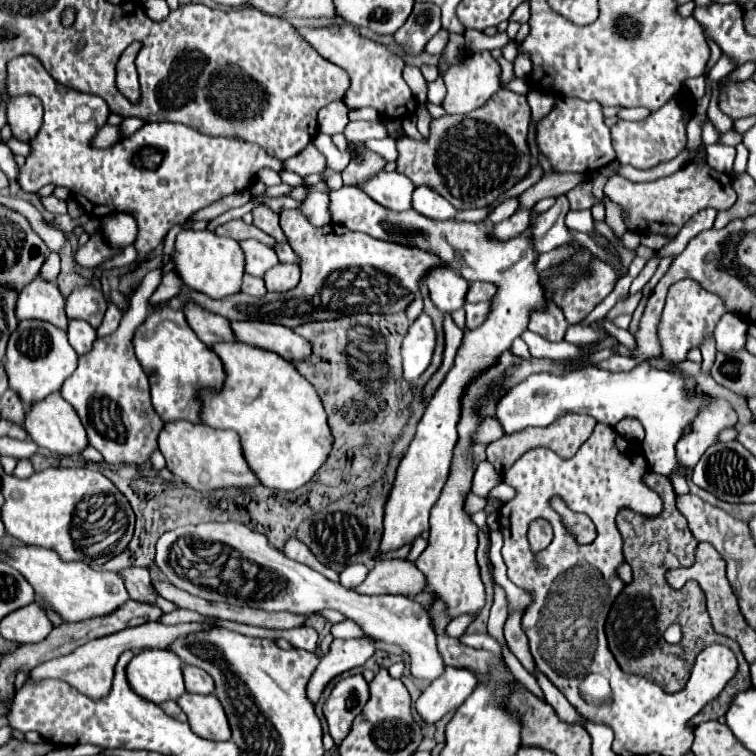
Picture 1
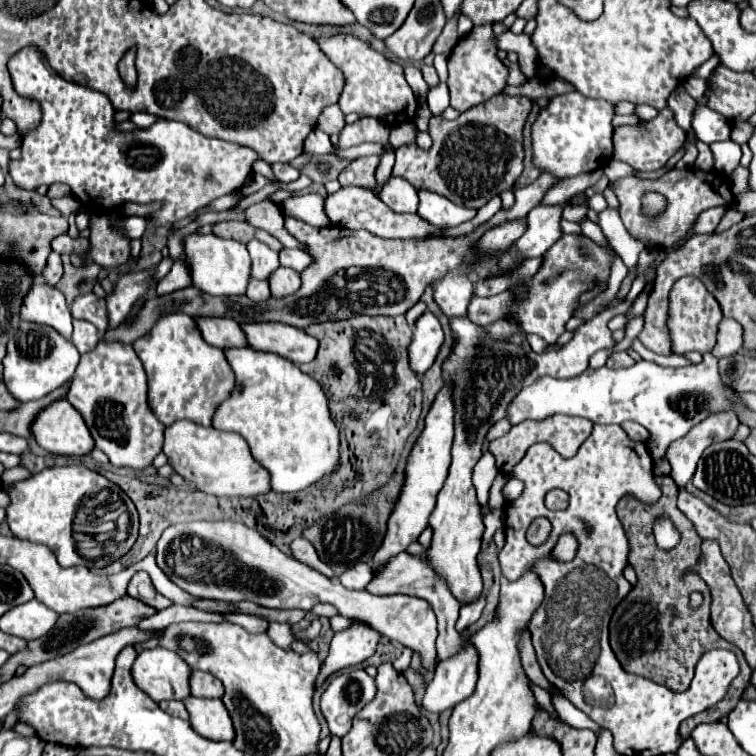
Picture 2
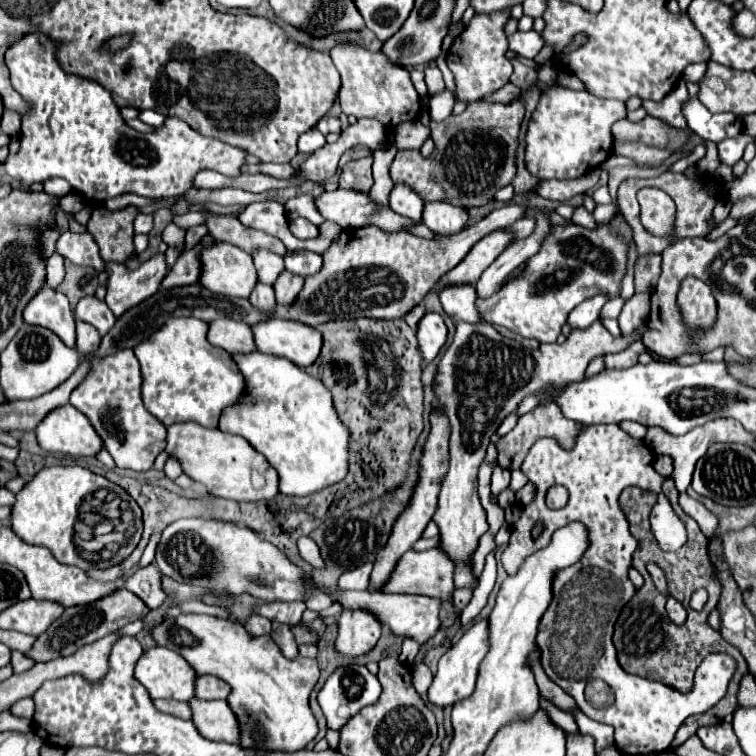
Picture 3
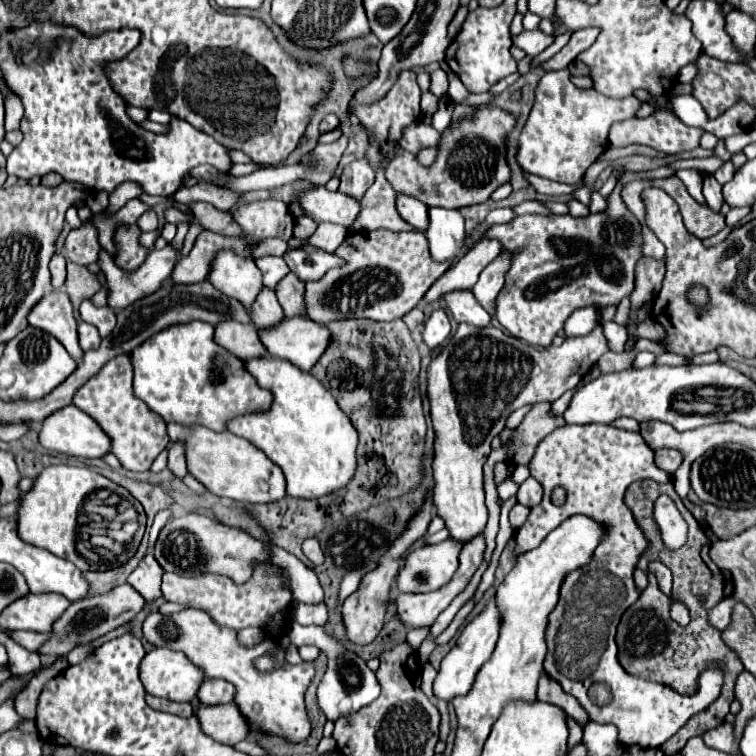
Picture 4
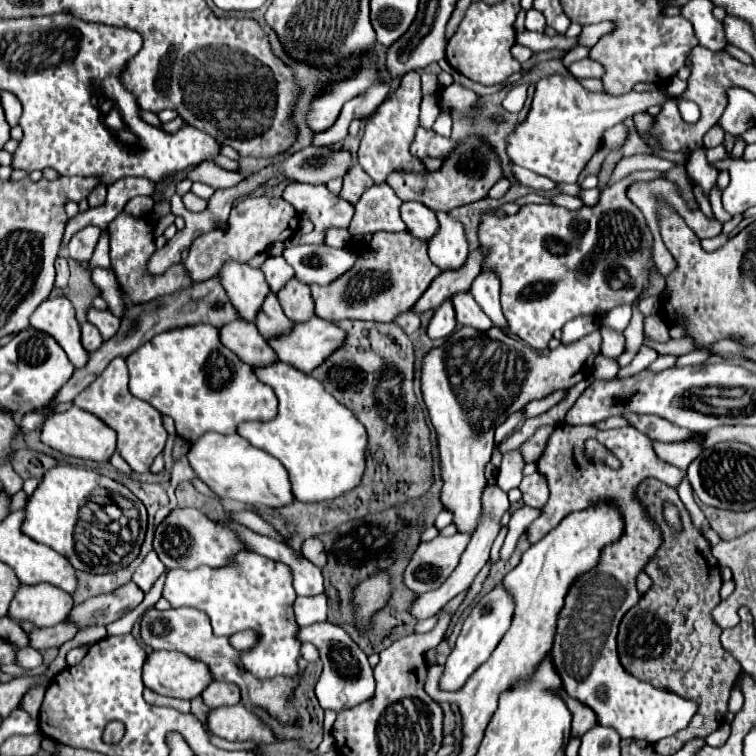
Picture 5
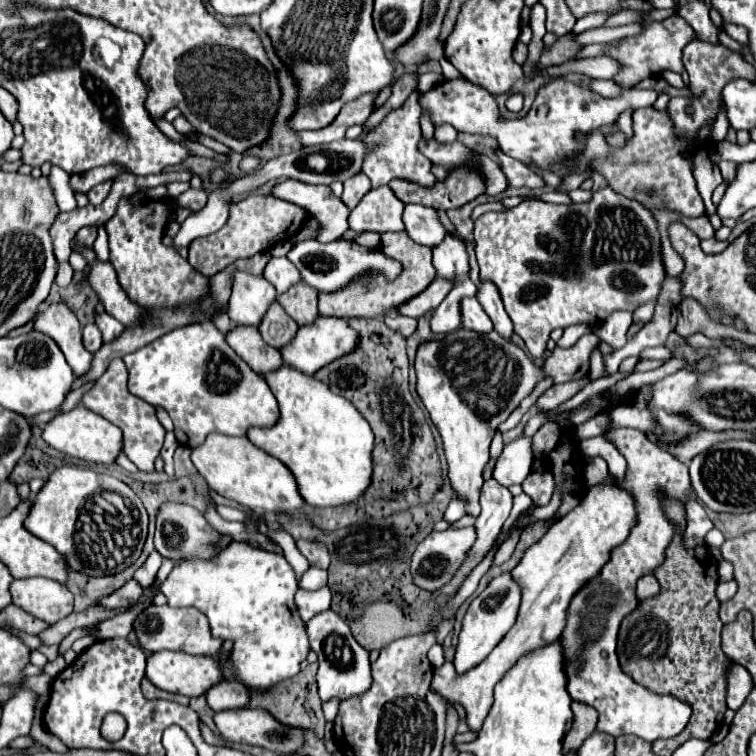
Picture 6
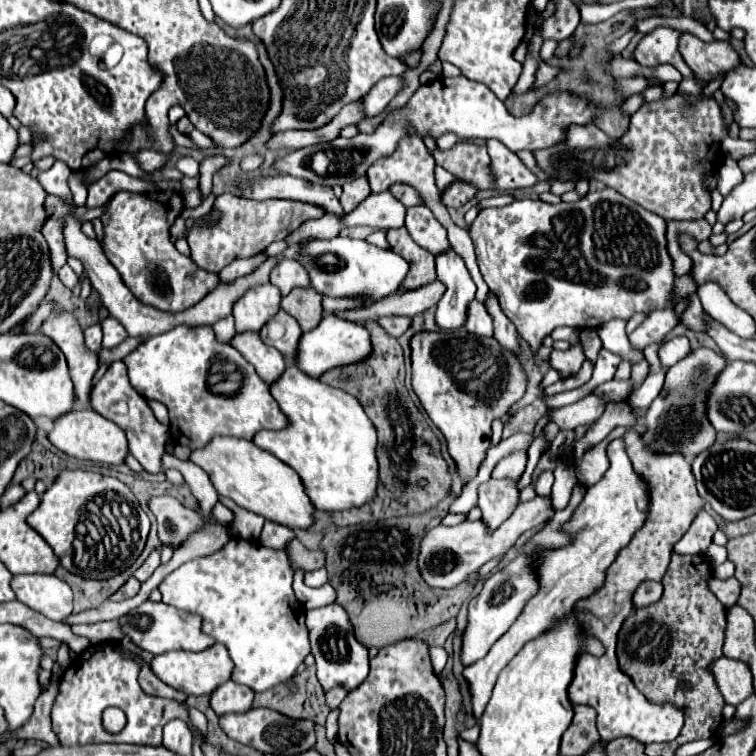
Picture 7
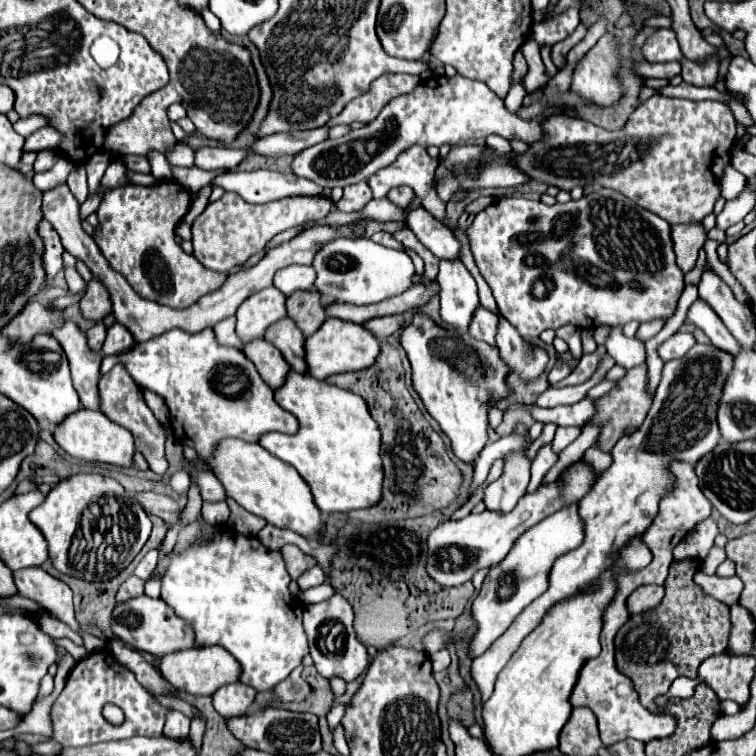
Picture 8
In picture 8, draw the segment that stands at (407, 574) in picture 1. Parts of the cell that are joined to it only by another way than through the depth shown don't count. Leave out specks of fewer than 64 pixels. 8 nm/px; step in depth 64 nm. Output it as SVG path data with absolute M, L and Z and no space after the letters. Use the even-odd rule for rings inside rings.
M582 460L572 464L570 468L566 468L562 478L564 478L562 486L558 482L540 486L534 494L526 494L516 504L516 508L504 516L484 510L482 514L470 514L458 522L448 520L444 524L438 524L428 536L428 562L426 562L428 576L432 580L436 580L436 584L448 586L448 588L460 586L460 584L472 580L474 572L500 564L504 560L504 556L510 552L512 544L516 542L516 536L524 534L528 528L542 522L546 516L554 514L562 506L578 502L584 494L590 492L592 484L596 482L594 472Z

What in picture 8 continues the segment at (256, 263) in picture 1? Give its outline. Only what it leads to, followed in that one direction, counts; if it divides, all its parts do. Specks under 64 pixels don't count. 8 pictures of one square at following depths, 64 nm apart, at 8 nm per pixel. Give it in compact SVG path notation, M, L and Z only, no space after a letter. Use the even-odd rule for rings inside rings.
M290 264L274 274L274 286L284 296L290 296L294 290L310 290L314 280L316 280L316 272L312 272L312 266Z

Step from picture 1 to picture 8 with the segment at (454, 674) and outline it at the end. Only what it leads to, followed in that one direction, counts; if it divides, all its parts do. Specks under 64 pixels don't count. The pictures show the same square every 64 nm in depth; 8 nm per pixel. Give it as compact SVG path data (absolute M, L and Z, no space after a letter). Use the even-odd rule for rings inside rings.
M570 504L562 510L554 512L552 516L544 518L540 524L536 524L532 530L524 532L516 544L512 546L510 554L498 564L492 566L488 572L480 594L472 602L472 618L476 620L478 628L474 636L468 642L468 656L478 658L482 656L496 638L500 638L514 618L532 602L536 596L546 592L548 588L548 568L554 564L558 556L564 552L576 548L582 542L582 524L578 516L578 506Z

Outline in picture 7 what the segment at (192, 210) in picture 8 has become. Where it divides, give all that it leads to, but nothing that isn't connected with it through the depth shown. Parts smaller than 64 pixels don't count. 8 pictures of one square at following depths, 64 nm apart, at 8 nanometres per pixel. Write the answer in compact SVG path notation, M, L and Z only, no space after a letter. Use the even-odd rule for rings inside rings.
M212 156L212 158L206 158L202 164L200 164L200 181L199 190L202 192L202 196L206 198L212 191L212 174L222 168L224 164L228 164L228 160L224 156Z

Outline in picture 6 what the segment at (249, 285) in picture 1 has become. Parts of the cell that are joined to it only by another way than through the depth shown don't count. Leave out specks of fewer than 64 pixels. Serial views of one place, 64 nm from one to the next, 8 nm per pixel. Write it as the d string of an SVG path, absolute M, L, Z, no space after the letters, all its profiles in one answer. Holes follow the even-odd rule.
M272 302L258 326L262 338L266 344L280 348L282 344L288 344L296 332L298 332L298 324L284 312L284 308L280 308L278 302ZM280 332L280 334L276 334Z

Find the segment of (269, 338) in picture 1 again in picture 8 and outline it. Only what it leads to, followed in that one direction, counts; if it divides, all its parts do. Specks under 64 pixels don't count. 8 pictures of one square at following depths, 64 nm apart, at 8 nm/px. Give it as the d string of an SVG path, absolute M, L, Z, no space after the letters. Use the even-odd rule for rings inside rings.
M326 318L326 322L312 336L306 338L304 352L306 352L304 360L306 360L308 376L316 380L324 380L326 376L332 376L336 372L352 372L352 370L368 368L368 364L372 364L372 360L376 360L376 356L380 354L380 344L376 336L360 324L344 322L338 318Z

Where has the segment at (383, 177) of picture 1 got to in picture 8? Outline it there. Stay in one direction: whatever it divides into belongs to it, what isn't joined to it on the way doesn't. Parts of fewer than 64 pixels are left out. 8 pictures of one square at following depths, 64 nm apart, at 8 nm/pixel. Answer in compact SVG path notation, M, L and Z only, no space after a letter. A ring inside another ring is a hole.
M414 208L406 214L408 228L416 234L416 238L440 260L458 260L456 256L456 240L452 240L450 228L442 226L428 210Z

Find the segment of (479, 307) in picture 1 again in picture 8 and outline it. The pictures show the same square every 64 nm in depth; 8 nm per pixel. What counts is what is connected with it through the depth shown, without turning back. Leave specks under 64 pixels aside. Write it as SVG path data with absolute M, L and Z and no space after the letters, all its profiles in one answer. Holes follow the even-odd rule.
M600 188L598 192L590 192L588 196L582 196L580 200L572 200L568 204L558 202L554 206L546 206L540 200L508 196L508 198L502 198L500 202L492 204L488 208L484 208L480 214L476 214L472 226L466 230L466 234L468 234L470 244L472 244L472 254L476 258L476 266L480 270L480 274L484 276L484 280L488 282L488 286L492 288L492 294L496 298L500 314L506 316L506 320L520 332L522 338L534 338L534 336L540 336L548 328L556 330L556 328L566 326L566 324L572 324L578 328L598 328L598 326L624 326L630 320L648 322L654 318L670 318L674 314L678 298L684 290L684 282L682 282L684 274L676 266L676 256L672 250L670 224L666 220L662 220L660 216L640 208L638 204L634 204L632 200L622 196L620 192L610 190L610 188Z

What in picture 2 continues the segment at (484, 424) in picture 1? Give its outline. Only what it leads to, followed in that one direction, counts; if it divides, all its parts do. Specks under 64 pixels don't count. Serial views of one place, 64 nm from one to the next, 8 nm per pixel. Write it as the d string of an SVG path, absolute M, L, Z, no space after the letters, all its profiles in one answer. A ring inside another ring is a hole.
M508 420L494 422L494 424L490 426L490 430L488 430L488 436L486 436L486 440L490 442L490 440L494 440L494 438L500 438L500 436L504 436L508 430L510 430L510 424L508 424Z

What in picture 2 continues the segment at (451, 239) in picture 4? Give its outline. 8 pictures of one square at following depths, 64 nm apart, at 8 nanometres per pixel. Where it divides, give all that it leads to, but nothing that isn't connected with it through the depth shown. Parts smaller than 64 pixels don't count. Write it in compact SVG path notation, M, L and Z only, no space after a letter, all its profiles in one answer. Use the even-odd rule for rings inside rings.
M418 190L418 214L430 224L436 224L440 228L452 228L472 220L476 216L476 210L460 208L440 194Z

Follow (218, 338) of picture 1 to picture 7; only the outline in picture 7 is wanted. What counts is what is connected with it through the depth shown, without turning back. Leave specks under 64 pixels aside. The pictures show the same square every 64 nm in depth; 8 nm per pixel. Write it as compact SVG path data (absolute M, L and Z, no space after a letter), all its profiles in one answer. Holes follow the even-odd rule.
M238 332L230 340L230 346L234 346L254 366L266 384L272 384L272 380L276 380L286 368L284 356L280 356L276 348L268 348L268 344L260 340L258 332Z

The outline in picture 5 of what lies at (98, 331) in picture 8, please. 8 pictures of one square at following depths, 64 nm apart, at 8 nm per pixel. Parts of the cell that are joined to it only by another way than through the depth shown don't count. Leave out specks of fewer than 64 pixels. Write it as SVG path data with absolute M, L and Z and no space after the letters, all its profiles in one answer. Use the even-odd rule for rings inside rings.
M84 322L82 324L82 346L88 350L88 352L94 352L98 350L102 344L102 336L98 332L98 328L90 322Z

